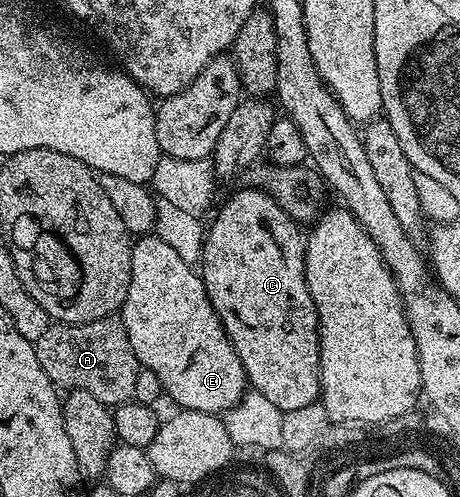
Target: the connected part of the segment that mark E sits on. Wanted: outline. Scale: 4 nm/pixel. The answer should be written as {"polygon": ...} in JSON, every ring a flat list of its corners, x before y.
{"polygon":[[140,236,132,243,132,267,130,288,122,307,122,321,126,336,130,336,130,348,145,370,152,370,162,384,164,394,172,397,181,410,197,410,223,415,244,398,250,383,238,360,238,352,230,344,228,334,220,323,218,312,210,304,210,296,204,287,197,267,186,264,166,240,155,236]]}

